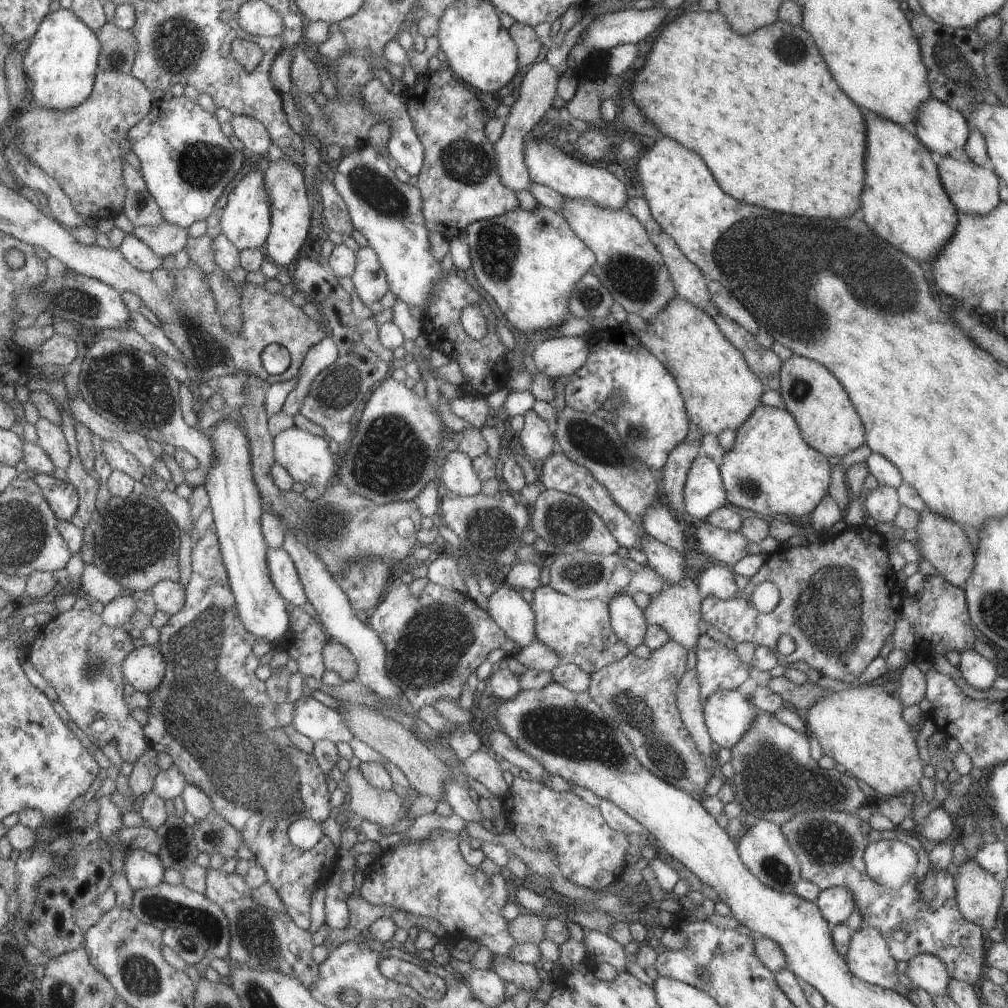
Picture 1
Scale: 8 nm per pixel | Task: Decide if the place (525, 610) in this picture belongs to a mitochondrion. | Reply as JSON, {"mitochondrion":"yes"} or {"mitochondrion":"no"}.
{"mitochondrion":"no"}

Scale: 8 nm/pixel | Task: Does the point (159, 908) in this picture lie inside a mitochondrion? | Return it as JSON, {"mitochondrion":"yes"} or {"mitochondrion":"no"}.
{"mitochondrion":"yes"}

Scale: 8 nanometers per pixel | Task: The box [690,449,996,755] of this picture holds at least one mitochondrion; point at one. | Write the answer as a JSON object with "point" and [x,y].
{"point":[829,612]}

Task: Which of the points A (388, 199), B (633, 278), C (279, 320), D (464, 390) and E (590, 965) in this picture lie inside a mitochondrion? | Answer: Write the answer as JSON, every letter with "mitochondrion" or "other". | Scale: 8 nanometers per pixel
{"A":"mitochondrion","B":"mitochondrion","C":"other","D":"other","E":"other"}

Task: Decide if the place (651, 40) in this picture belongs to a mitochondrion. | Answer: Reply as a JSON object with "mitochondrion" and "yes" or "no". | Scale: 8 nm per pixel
{"mitochondrion":"no"}

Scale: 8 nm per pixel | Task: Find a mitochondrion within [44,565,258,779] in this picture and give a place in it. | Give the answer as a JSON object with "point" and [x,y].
{"point":[92,666]}

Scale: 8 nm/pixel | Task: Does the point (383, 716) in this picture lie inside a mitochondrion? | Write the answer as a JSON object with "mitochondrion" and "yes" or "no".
{"mitochondrion":"no"}

